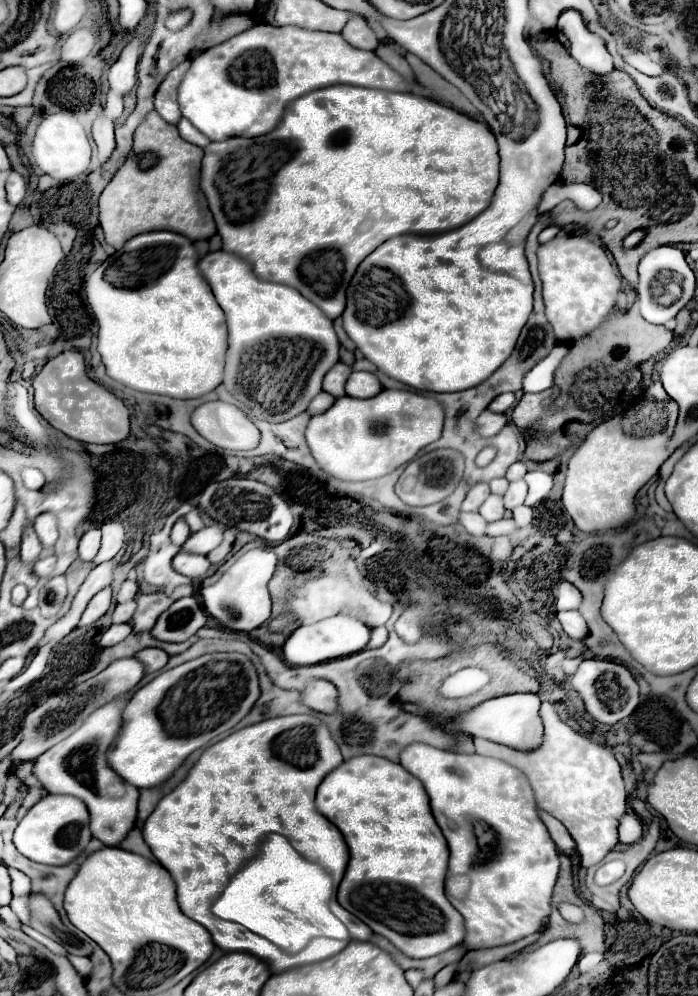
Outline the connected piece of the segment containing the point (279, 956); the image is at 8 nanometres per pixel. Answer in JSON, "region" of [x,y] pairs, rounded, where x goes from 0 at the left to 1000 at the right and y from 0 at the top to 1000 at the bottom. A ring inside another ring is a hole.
{"region":[[[401,719],[401,721],[387,721],[387,723],[370,725],[364,729],[347,731],[347,733],[330,737],[327,741],[315,743],[312,747],[295,751],[292,757],[287,759],[287,763],[278,767],[278,771],[269,777],[269,781],[255,791],[249,791],[241,799],[235,799],[229,803],[229,807],[223,809],[223,813],[206,825],[206,831],[203,831],[206,845],[215,849],[218,857],[223,859],[223,863],[249,882],[249,886],[252,886],[252,904],[258,908],[258,914],[269,922],[275,922],[284,928],[289,928],[304,938],[307,948],[315,950],[321,956],[355,956],[355,958],[378,964],[390,978],[401,978],[401,976],[424,972],[424,970],[436,970],[436,968],[458,966],[464,962],[476,962],[487,954],[496,952],[499,944],[450,942],[433,956],[410,958],[410,956],[401,956],[398,950],[393,950],[390,946],[378,944],[375,940],[361,938],[350,930],[309,922],[304,918],[304,914],[301,914],[304,906],[321,896],[321,890],[327,890],[327,886],[338,878],[338,873],[344,873],[344,869],[350,869],[358,861],[364,861],[370,857],[372,847],[378,845],[378,839],[384,835],[398,835],[398,837],[410,839],[424,855],[430,855],[444,865],[453,865],[461,871],[467,871],[470,878],[479,882],[479,886],[490,884],[496,867],[499,867],[496,845],[493,845],[487,833],[481,829],[476,829],[476,825],[470,825],[470,821],[464,821],[450,811],[453,791],[458,789],[464,779],[470,775],[476,775],[487,767],[490,767],[490,757],[484,753],[484,747],[476,743],[476,739],[470,735],[470,729],[461,727],[456,721],[450,721],[450,719]],[[433,729],[447,733],[438,741],[444,741],[444,739],[447,739],[447,743],[453,741],[453,753],[456,753],[453,767],[447,767],[444,771],[433,773],[433,771],[427,771],[427,767],[418,769],[418,767],[413,767],[407,763],[387,761],[387,745],[393,741],[404,741],[404,735],[424,733],[424,731],[433,731]]]}

